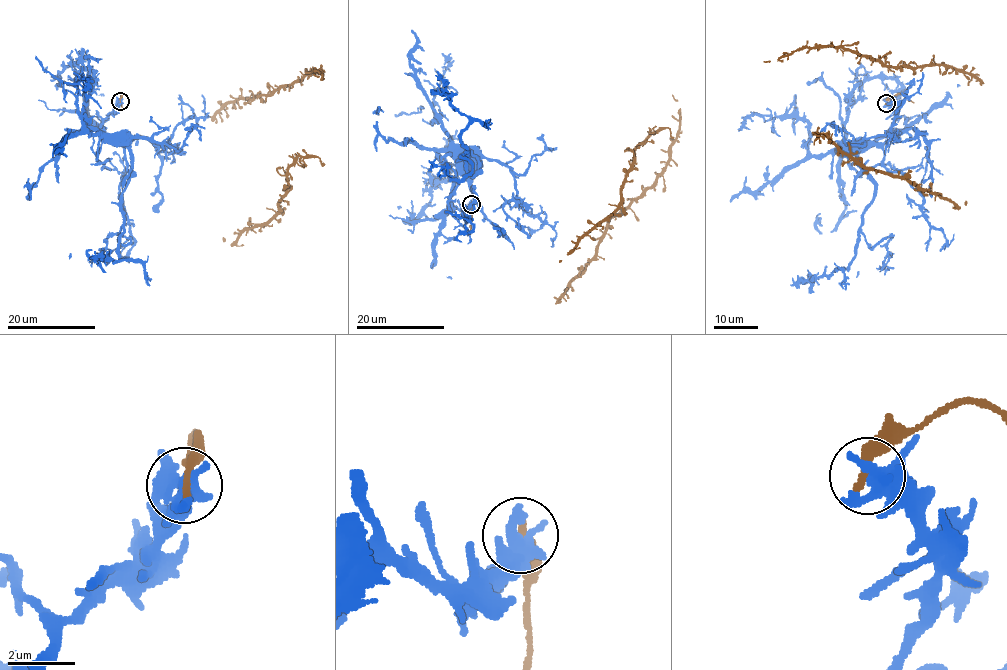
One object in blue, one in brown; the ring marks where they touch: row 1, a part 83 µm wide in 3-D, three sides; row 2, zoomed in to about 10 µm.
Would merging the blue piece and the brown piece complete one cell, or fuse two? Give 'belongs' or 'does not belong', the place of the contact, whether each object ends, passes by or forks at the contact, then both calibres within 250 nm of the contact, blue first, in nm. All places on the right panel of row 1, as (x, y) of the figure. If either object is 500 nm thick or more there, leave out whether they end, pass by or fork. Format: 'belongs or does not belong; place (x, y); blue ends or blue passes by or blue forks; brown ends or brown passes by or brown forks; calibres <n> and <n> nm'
does not belong; place (886, 103); blue passes by; brown ends; calibres 480 and 300 nm

